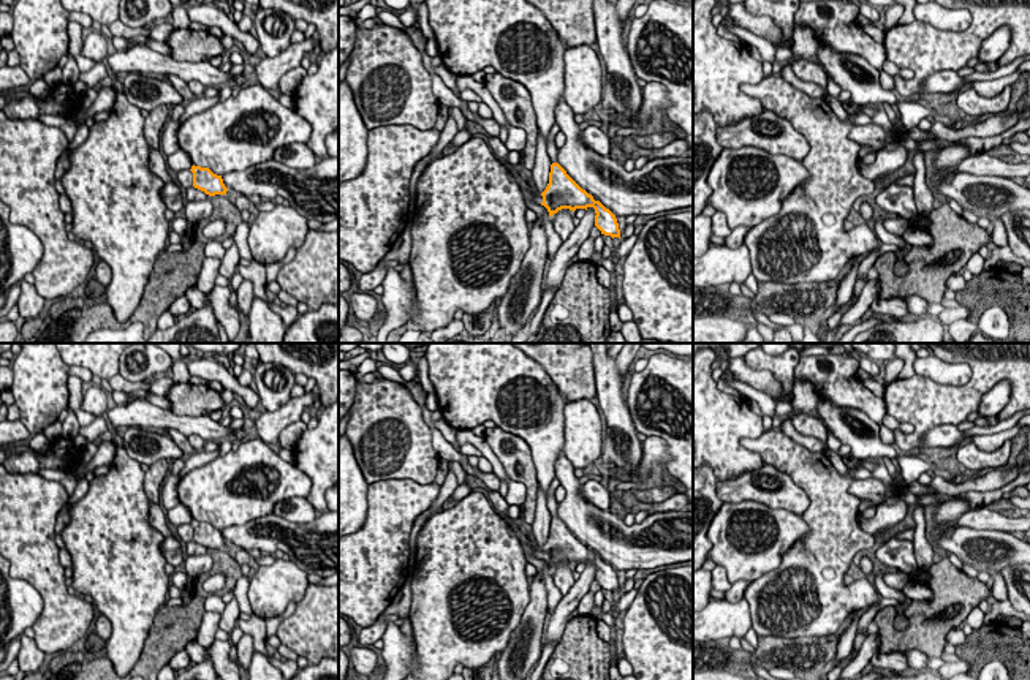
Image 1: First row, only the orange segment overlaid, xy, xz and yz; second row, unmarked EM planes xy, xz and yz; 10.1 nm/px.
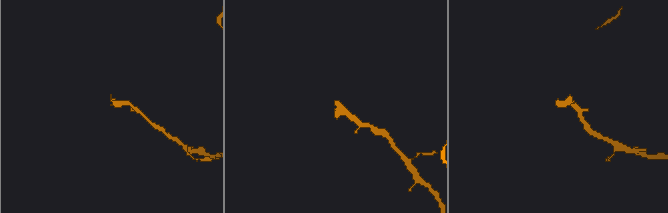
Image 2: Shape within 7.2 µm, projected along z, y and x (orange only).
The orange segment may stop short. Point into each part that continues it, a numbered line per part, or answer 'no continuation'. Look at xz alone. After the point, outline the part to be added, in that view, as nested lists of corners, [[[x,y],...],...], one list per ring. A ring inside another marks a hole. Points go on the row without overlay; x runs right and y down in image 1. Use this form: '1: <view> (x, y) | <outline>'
1: xz (499, 503) | [[[489,490],[487,498],[494,506],[495,512],[500,514],[508,522],[509,528],[514,531],[517,539],[532,547],[535,558],[541,558],[543,557],[541,547],[533,546],[532,541],[527,538],[527,535],[508,517],[506,511],[509,504],[506,503],[506,500],[498,492],[492,490]]]

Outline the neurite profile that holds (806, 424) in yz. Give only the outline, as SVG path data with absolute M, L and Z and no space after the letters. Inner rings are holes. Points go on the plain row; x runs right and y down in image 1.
M799 413L791 417L791 424L804 436L813 436L818 441L821 441L824 446L827 446L827 430L824 424L820 422L820 419Z

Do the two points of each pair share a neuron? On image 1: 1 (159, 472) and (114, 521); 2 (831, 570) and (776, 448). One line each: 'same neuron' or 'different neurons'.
1: different neurons
2: same neuron

